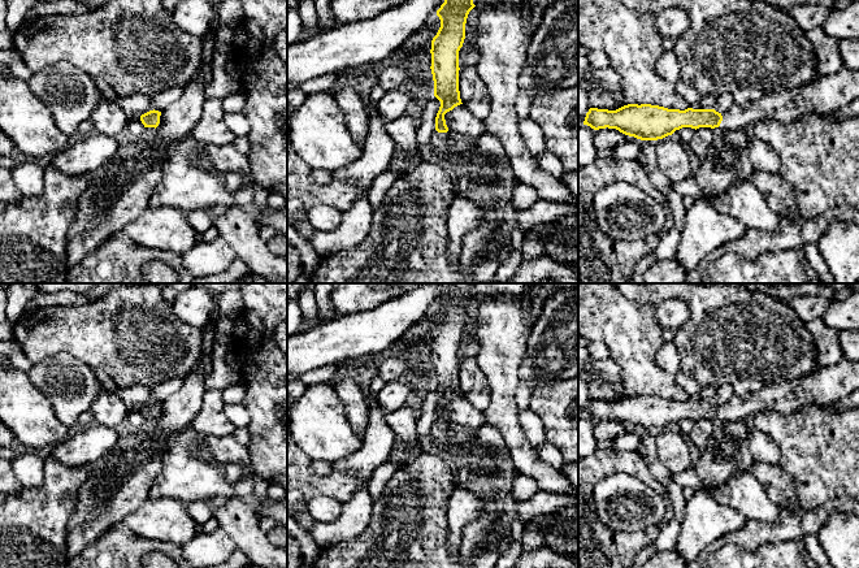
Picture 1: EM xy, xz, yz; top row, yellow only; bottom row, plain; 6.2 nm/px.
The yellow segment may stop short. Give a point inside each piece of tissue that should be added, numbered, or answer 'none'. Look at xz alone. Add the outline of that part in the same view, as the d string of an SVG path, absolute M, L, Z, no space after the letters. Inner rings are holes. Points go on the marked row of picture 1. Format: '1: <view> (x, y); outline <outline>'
1: xz (439, 144); outline M450 129L447 133L438 133L437 130L433 133L429 146L426 148L426 156L430 161L446 166L444 160L446 155L451 149L451 135L452 131Z

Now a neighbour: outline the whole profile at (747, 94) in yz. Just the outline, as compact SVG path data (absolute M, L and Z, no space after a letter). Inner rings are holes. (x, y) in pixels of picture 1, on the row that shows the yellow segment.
M743 86L732 94L734 104L745 105L752 101L758 101L764 96L764 92L752 86Z

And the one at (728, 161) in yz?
M713 129L713 142L700 168L693 175L703 199L711 201L733 183L749 181L754 173L749 151L750 139L751 131L747 129L730 131Z

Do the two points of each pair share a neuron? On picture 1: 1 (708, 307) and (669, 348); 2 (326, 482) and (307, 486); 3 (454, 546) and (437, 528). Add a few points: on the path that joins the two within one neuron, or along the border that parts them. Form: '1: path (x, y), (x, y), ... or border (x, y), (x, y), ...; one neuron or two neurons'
1: border (673, 341), (681, 369); two neurons
2: path (321, 485), (312, 485); one neuron
3: border (448, 508), (447, 549), (456, 554); two neurons

